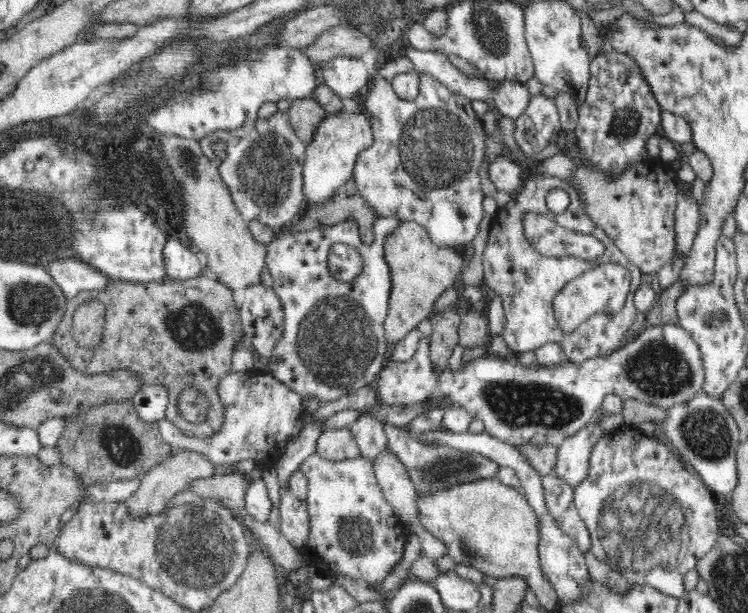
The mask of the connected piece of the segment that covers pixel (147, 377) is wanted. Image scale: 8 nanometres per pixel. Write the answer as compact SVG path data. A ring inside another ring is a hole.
M200 276L194 279L179 280L165 278L160 281L150 283L130 283L124 281L111 280L110 288L106 292L86 291L78 294L76 298L70 299L66 306L66 314L58 323L50 342L62 353L62 356L72 358L76 356L77 341L73 337L73 315L76 308L81 307L90 300L99 300L106 308L103 316L102 340L91 350L84 348L86 364L76 364L72 368L78 368L78 372L88 376L109 375L111 372L128 371L139 376L142 385L164 385L168 389L168 408L166 408L166 419L172 421L174 425L180 427L187 435L192 436L194 432L198 436L210 436L220 430L225 418L225 407L221 403L221 397L217 388L220 382L232 372L232 355L236 343L242 341L243 326L241 325L241 315L238 306L238 297L234 291L218 280L210 280ZM184 386L197 386L203 392L207 402L209 402L209 412L207 419L201 423L190 423L182 417L182 413L177 412L176 402L178 394L184 390Z

